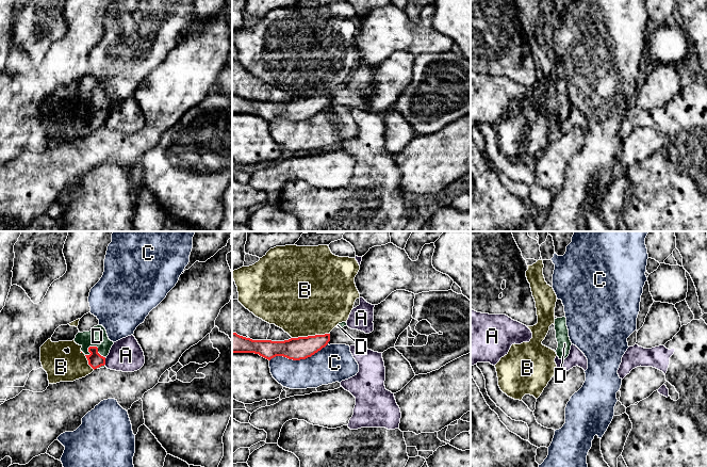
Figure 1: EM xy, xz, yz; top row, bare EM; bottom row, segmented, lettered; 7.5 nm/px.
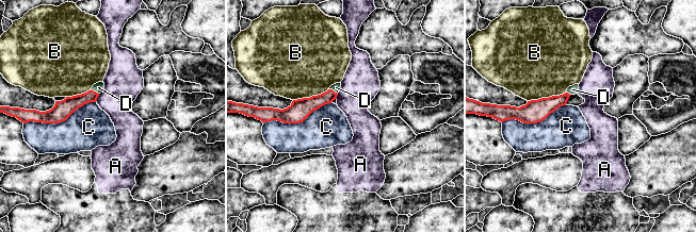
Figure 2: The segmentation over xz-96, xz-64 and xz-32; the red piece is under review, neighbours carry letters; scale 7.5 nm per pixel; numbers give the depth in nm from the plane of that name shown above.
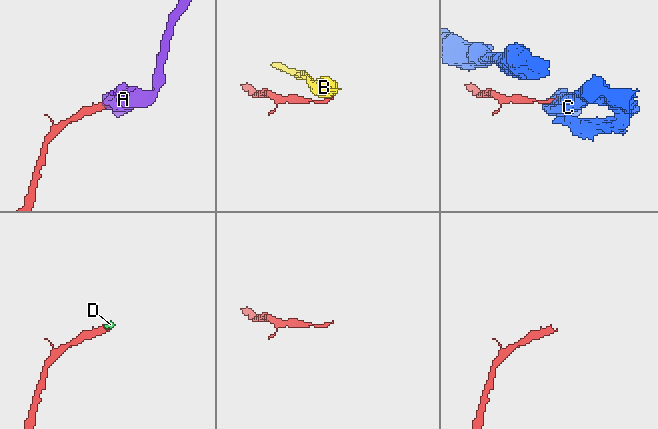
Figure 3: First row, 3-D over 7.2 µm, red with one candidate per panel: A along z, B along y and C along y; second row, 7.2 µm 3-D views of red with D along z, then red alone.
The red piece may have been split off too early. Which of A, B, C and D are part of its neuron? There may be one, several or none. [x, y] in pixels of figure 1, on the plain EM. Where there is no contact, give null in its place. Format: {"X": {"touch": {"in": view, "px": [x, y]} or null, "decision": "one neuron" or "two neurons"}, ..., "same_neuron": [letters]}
{"A": {"touch": {"in": "xy", "px": [104, 123]}, "decision": "two neurons"}, "B": {"touch": {"in": "xz", "px": [310, 97]}, "decision": "two neurons"}, "C": {"touch": {"in": "xz", "px": [298, 121]}, "decision": "two neurons"}, "D": {"touch": {"in": "xy", "px": [97, 110]}, "decision": "one neuron"}, "same_neuron": ["D"]}

